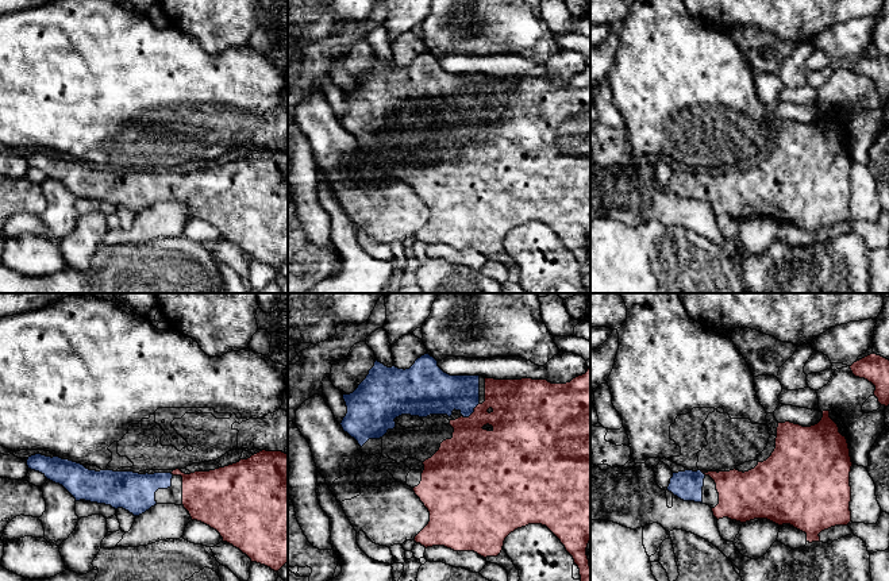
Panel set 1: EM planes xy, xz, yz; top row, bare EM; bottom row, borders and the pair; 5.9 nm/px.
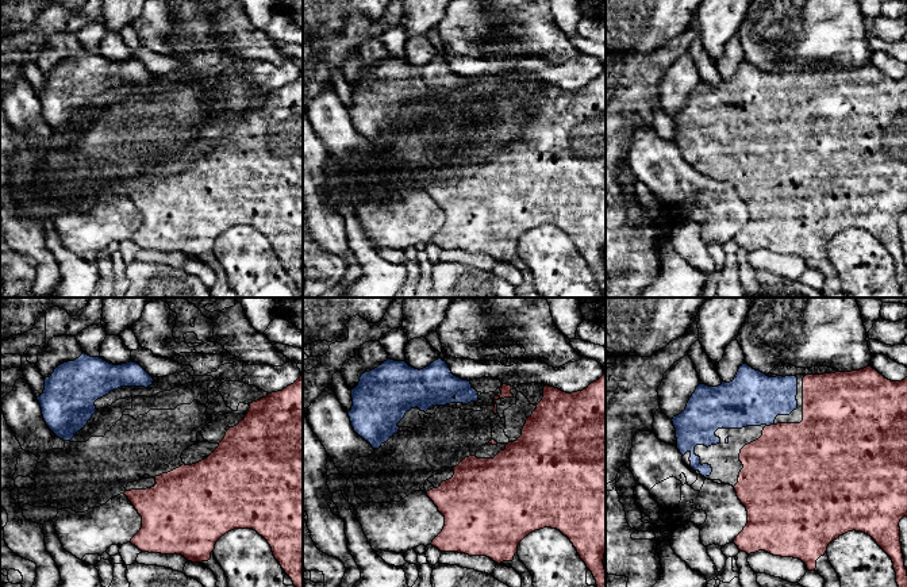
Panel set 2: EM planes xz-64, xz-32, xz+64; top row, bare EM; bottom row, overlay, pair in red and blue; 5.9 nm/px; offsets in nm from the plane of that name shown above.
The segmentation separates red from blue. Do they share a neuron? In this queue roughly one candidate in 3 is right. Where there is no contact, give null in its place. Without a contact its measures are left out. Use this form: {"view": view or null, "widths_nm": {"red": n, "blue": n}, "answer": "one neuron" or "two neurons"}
{"view": "xz", "widths_nm": {"red": 320, "blue": 260}, "answer": "one neuron"}

